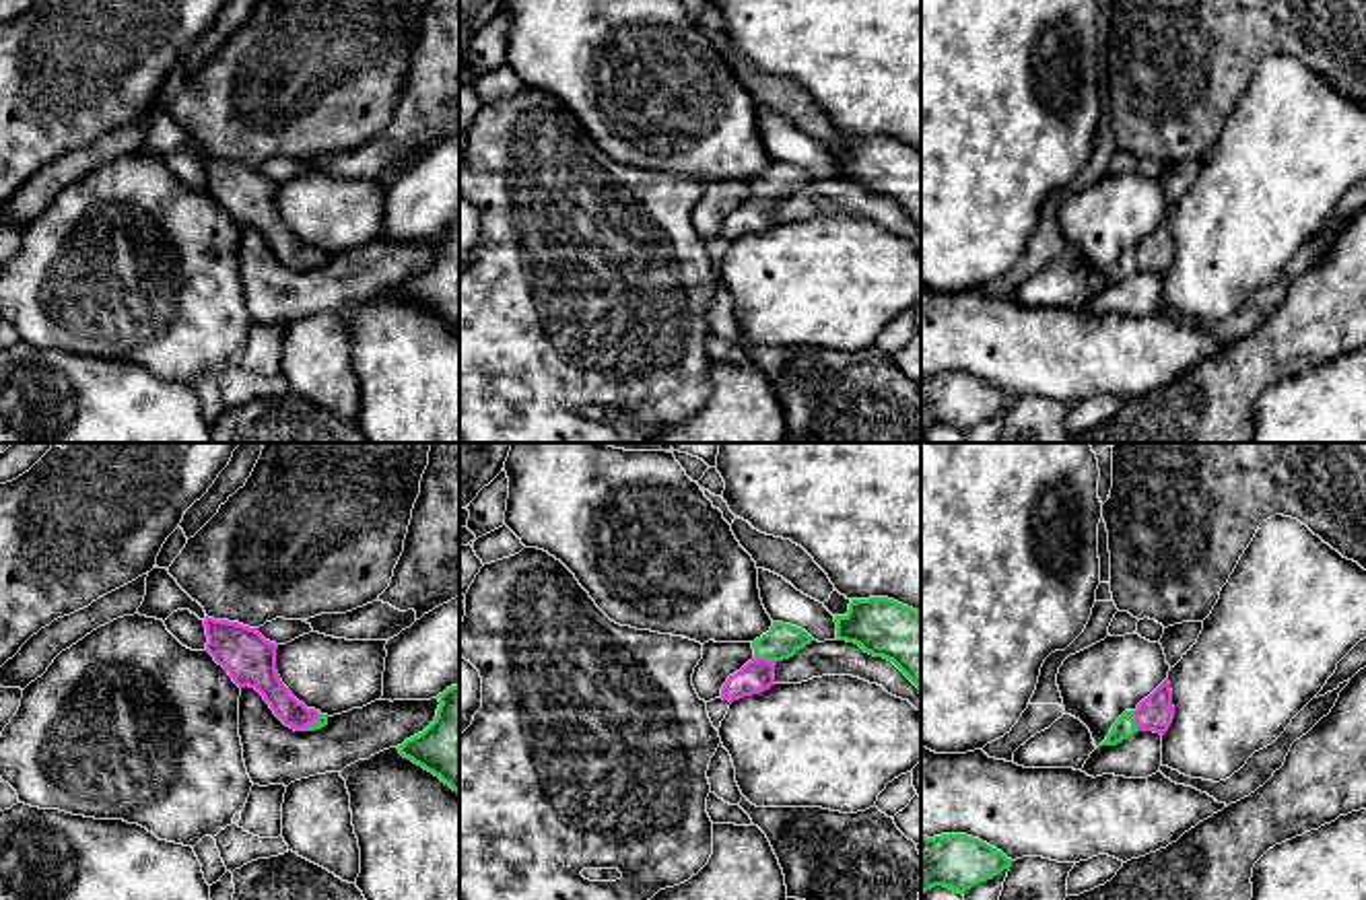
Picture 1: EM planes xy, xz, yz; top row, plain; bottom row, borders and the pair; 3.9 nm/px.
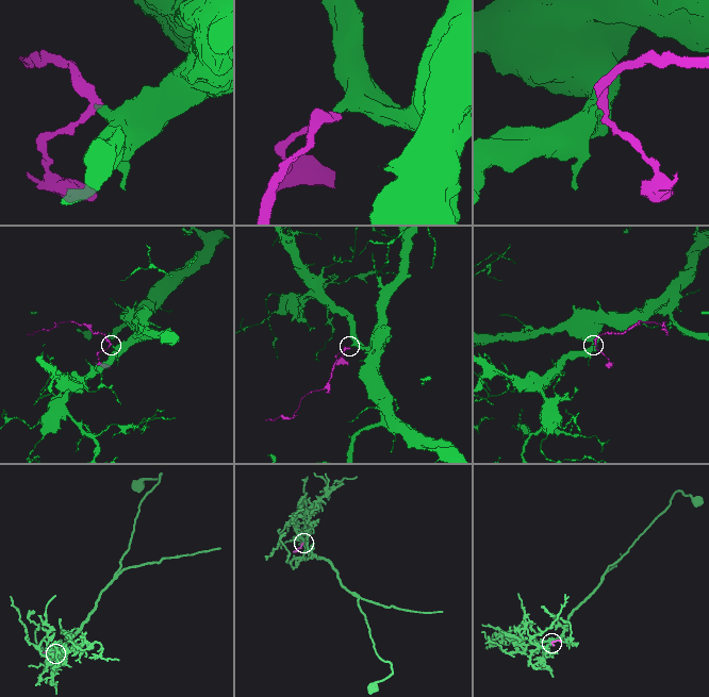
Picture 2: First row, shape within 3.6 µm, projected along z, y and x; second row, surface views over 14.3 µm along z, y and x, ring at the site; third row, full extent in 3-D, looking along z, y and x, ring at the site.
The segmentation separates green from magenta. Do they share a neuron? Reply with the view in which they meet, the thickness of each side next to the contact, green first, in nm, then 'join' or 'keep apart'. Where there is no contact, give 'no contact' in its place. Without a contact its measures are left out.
xz | 140/130 nm | join

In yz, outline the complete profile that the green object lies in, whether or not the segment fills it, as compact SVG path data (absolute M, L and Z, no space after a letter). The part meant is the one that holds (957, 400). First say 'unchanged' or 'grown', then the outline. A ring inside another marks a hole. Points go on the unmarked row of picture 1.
unchanged | M966 373L921 375L921 435L944 424L964 432L1012 406L1001 389Z

